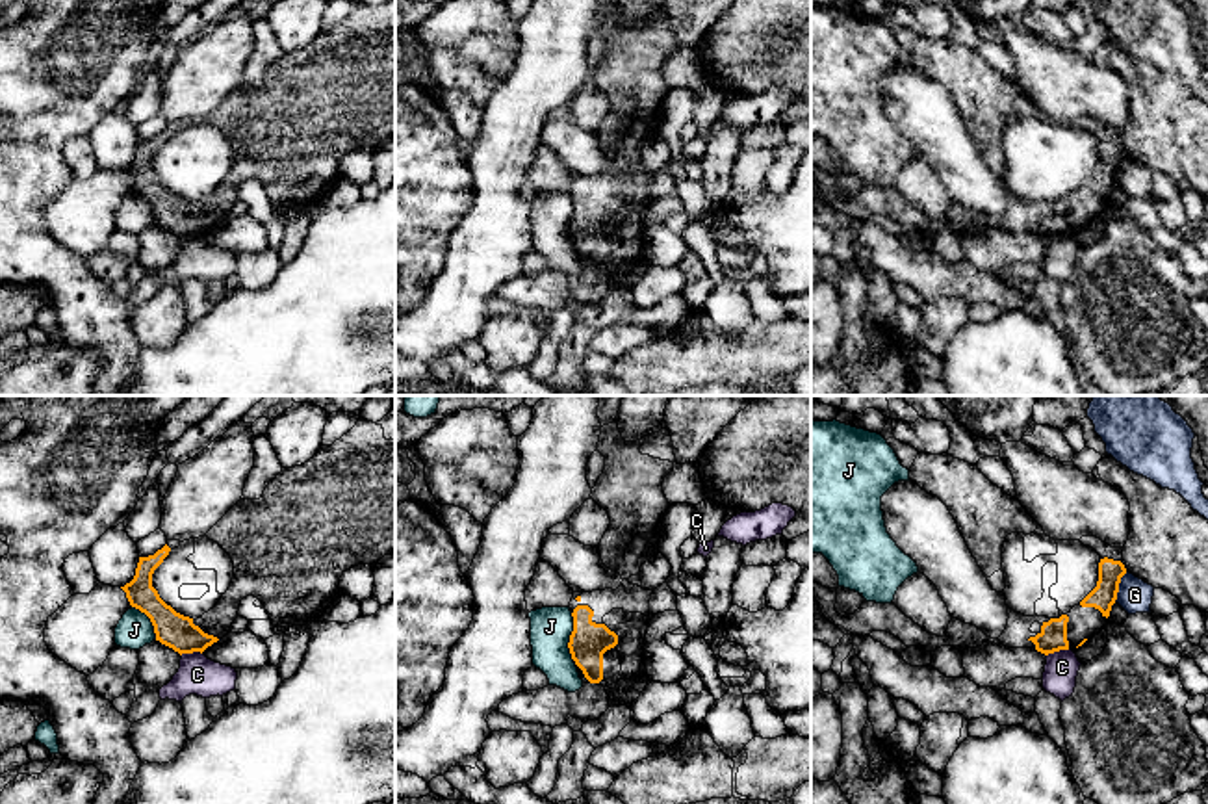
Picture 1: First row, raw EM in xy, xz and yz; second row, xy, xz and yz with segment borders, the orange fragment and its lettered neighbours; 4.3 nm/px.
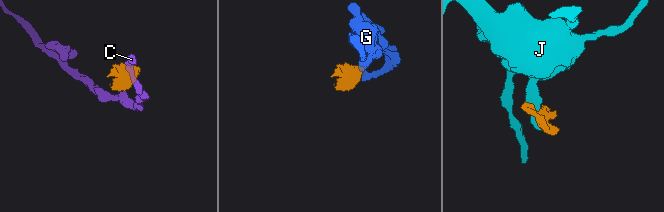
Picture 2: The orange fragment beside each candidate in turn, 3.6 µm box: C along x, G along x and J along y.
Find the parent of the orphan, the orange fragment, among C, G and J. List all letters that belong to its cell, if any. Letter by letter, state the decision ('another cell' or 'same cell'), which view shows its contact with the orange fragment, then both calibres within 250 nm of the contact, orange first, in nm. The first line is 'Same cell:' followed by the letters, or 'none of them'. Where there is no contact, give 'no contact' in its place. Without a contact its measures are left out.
Same cell: none of them
C: another cell; contact in yz; calibres 120 and 150 nm
G: another cell; contact in yz; calibres 110 and 150 nm
J: another cell; contact in xz; calibres 170 and 180 nm

